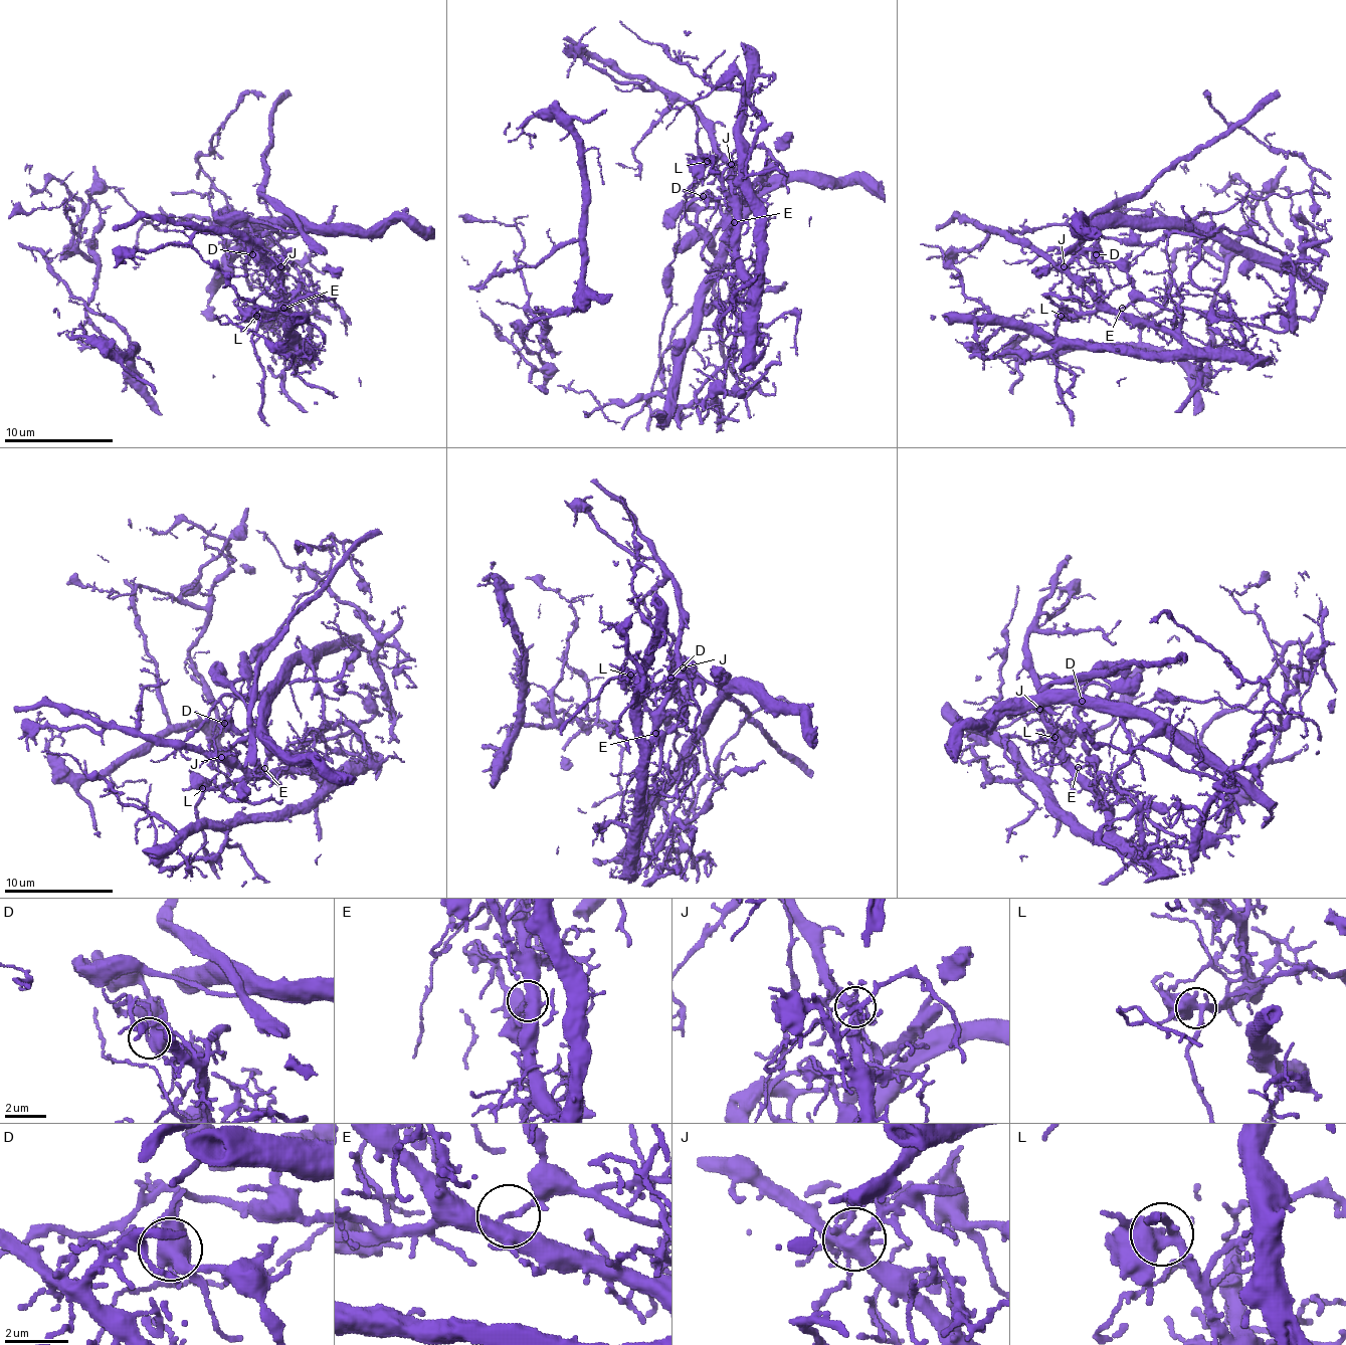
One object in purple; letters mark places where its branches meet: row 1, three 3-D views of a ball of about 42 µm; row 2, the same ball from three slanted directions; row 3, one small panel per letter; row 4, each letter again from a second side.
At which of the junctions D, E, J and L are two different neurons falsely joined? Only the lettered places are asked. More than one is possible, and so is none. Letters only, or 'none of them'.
D, E

